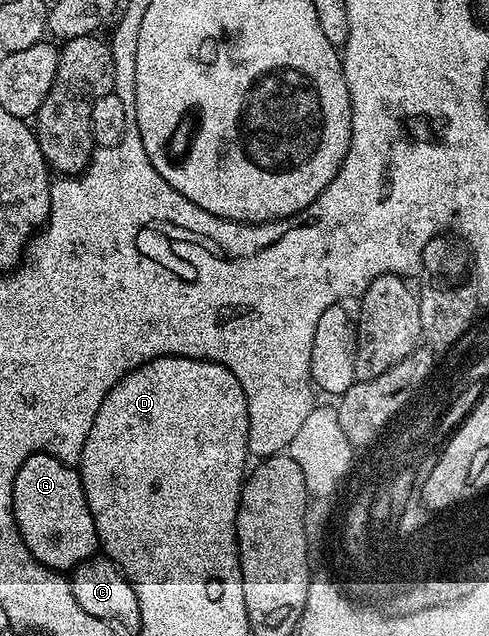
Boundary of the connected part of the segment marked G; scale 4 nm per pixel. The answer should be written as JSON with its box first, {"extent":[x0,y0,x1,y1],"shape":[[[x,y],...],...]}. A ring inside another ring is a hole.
{"extent":[17,455,99,572],"shape":[[[31,455],[21,465],[17,480],[17,522],[29,553],[53,571],[70,572],[92,558],[99,547],[99,534],[78,470],[52,455]]]}

